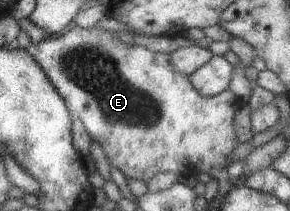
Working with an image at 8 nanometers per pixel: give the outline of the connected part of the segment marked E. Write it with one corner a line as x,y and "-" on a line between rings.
72,25
64,34
48,36
36,46
28,44
25,51
44,71
72,117
82,122
92,142
100,144
109,164
126,179
146,182
161,172
182,176
200,172
211,174
216,169
226,168
228,154
239,144
233,127
238,108
233,93
224,89
211,97
198,94
187,76
172,70
169,54
124,44
117,39
116,32
97,26
80,29

